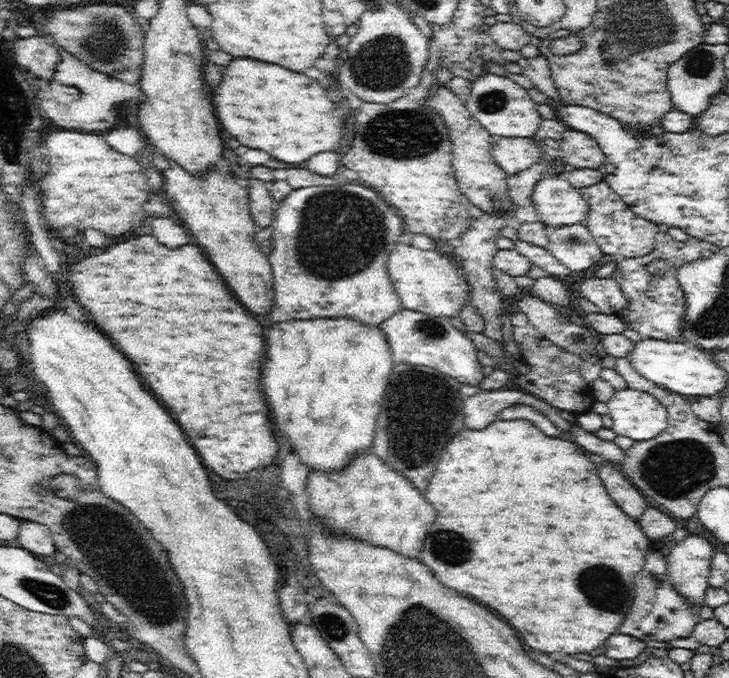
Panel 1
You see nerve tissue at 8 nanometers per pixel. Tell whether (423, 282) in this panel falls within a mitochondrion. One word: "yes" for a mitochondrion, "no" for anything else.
no

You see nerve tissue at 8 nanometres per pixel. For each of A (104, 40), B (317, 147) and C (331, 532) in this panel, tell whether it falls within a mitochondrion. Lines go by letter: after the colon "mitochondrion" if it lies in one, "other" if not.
A: mitochondrion
B: other
C: other

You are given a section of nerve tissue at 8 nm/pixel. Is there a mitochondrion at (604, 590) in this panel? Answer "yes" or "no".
yes

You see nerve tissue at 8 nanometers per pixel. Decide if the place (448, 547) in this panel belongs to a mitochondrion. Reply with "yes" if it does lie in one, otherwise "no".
yes

